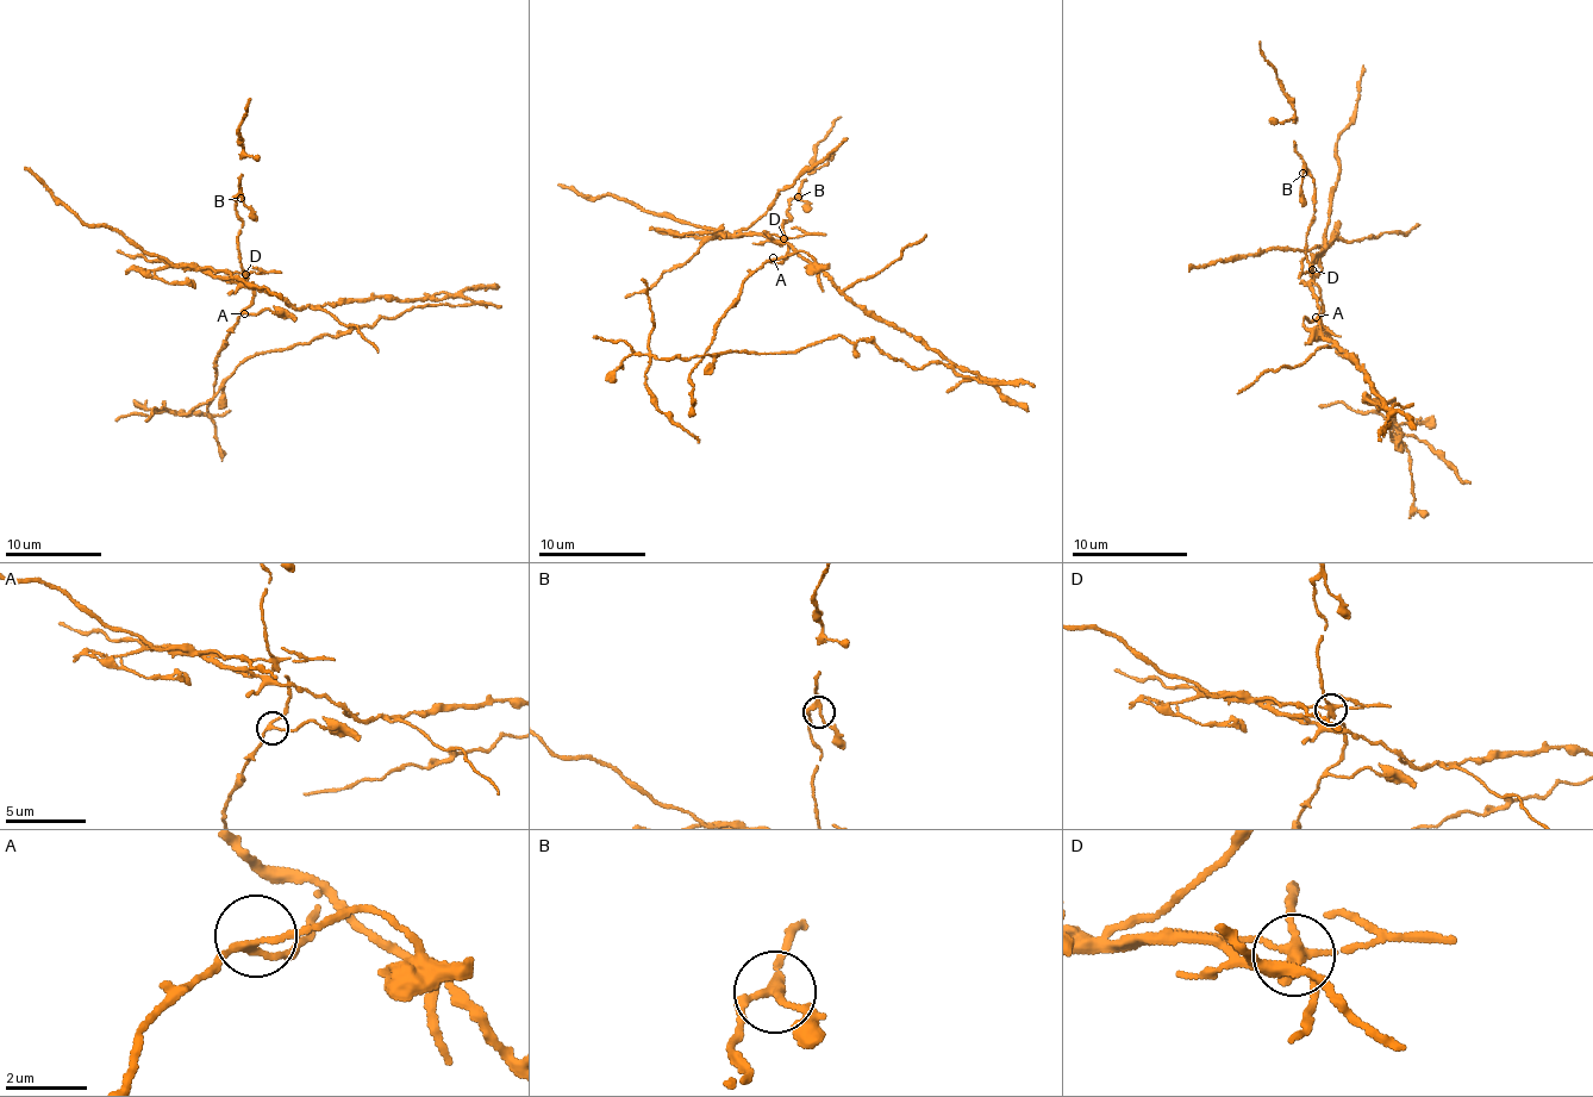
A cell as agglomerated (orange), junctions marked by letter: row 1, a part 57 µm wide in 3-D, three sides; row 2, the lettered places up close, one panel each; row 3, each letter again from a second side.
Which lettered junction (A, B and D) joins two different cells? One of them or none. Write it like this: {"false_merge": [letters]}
{"false_merge": ["D"]}

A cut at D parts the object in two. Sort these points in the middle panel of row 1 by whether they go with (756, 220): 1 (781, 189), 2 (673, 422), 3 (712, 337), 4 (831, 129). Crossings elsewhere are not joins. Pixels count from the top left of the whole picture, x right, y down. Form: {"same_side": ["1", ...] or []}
{"same_side": ["1", "2"]}

